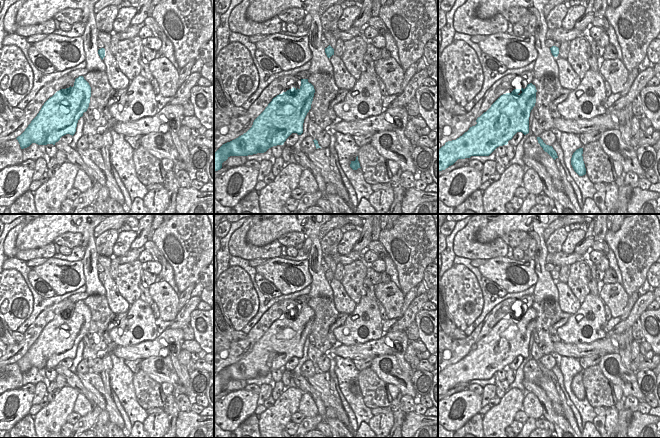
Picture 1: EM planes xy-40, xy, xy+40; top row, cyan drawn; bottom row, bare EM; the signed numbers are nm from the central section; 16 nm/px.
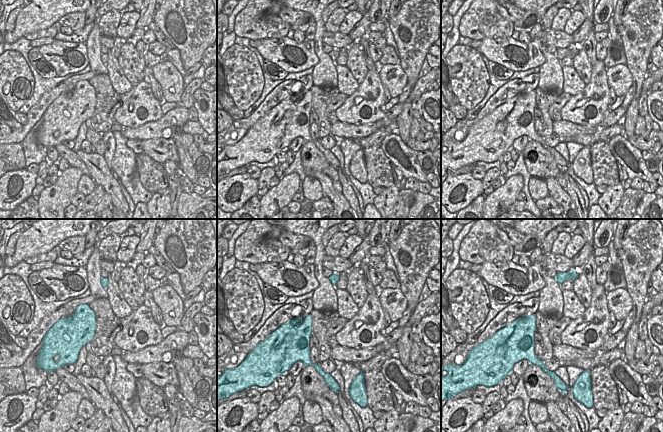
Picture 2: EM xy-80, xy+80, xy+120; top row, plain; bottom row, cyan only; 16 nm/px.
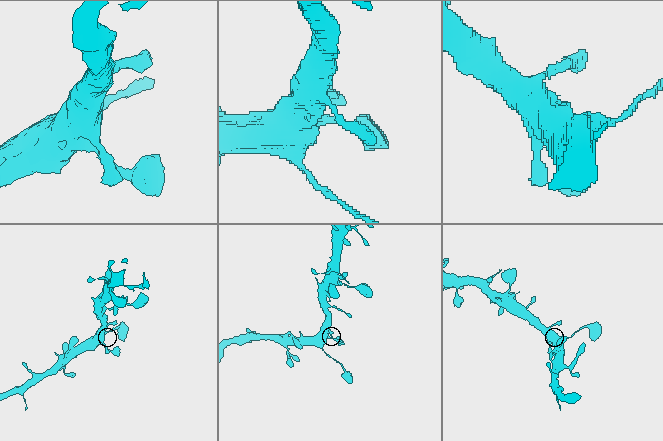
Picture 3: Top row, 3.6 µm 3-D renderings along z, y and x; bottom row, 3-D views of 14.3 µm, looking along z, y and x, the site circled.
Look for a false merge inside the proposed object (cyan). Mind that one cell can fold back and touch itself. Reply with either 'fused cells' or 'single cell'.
single cell

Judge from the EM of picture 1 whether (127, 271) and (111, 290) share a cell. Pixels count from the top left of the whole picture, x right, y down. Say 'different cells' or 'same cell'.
different cells

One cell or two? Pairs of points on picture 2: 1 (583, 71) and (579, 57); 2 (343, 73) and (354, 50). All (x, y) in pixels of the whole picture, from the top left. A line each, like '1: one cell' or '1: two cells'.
1: one cell
2: two cells

